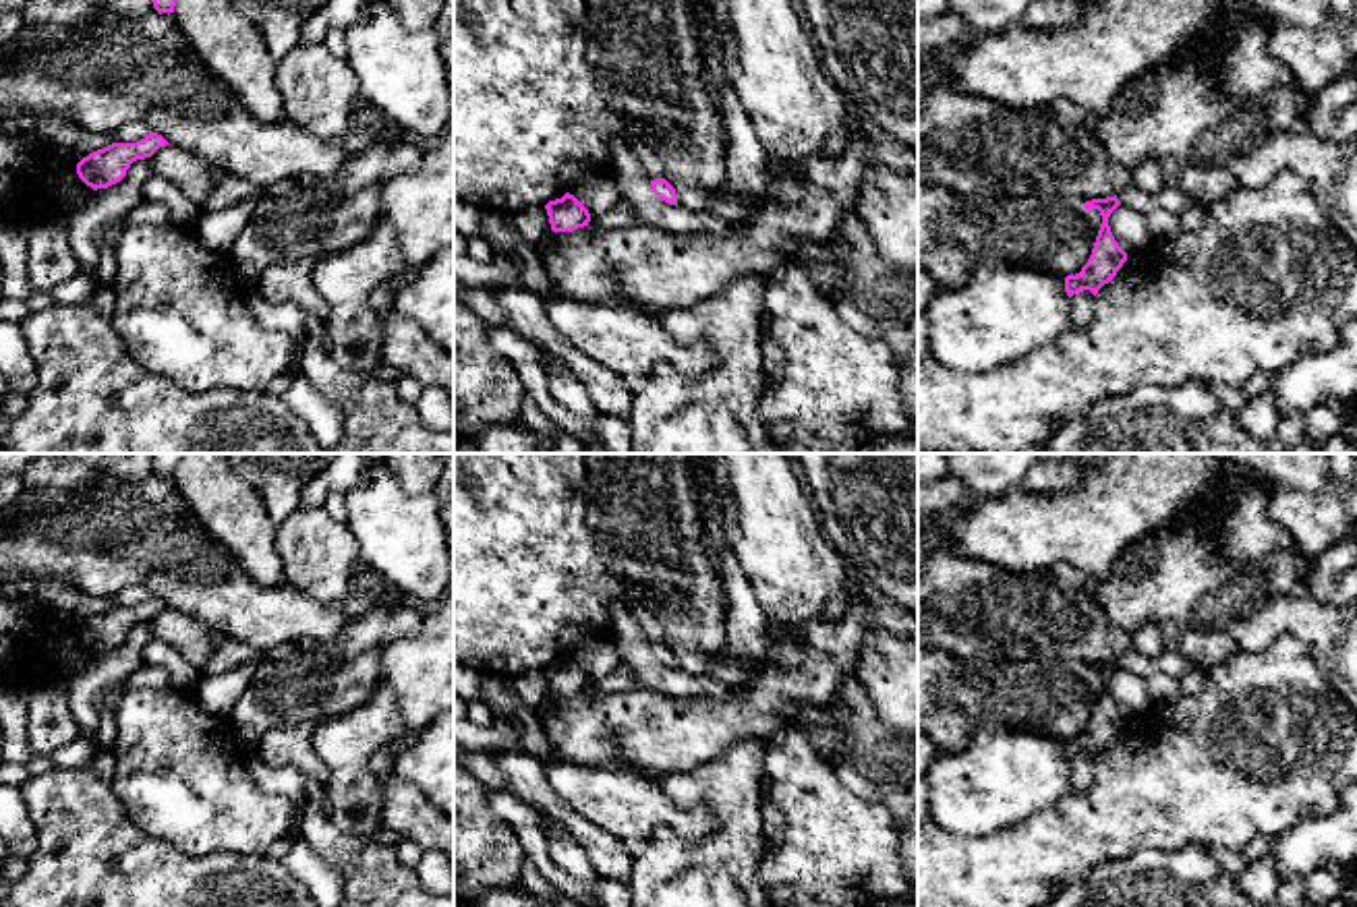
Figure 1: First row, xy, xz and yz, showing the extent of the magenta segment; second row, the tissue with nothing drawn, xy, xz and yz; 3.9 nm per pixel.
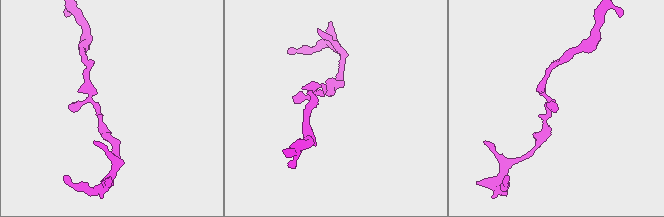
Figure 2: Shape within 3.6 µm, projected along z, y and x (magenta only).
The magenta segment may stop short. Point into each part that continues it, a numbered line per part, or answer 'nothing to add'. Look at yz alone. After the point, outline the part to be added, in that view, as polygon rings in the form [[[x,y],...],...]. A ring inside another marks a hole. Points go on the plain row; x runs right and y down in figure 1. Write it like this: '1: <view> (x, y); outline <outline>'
nothing to add

